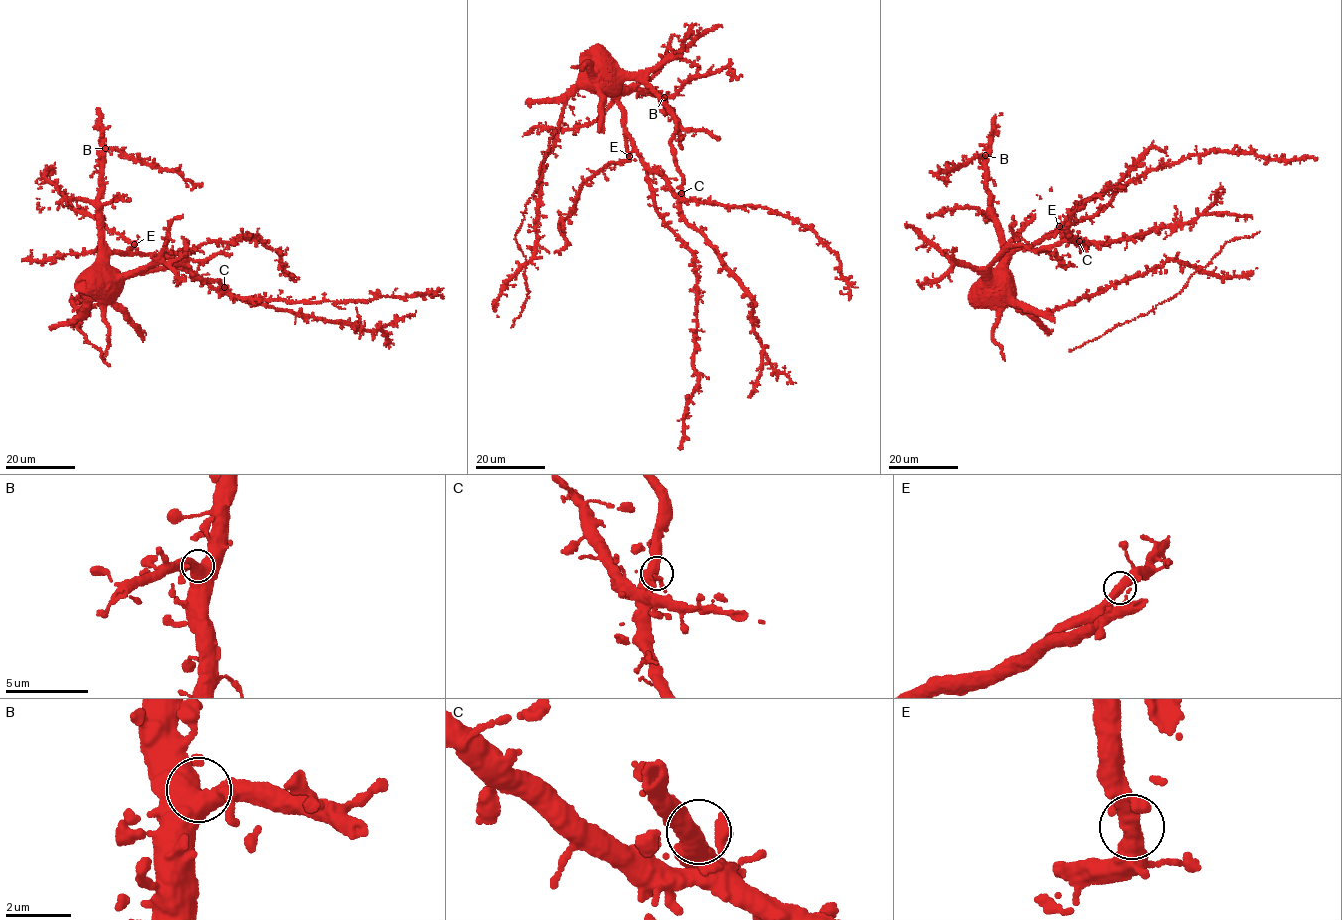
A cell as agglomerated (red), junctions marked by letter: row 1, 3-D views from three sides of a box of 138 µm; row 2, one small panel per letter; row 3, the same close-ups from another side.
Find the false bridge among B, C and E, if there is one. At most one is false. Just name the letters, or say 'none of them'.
none of them

